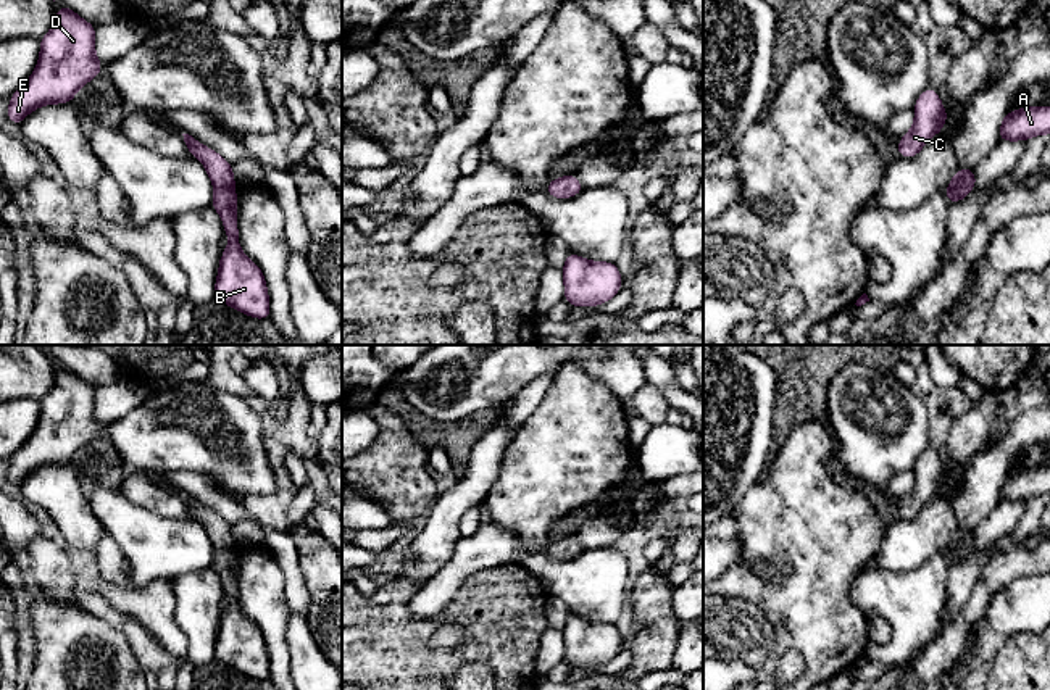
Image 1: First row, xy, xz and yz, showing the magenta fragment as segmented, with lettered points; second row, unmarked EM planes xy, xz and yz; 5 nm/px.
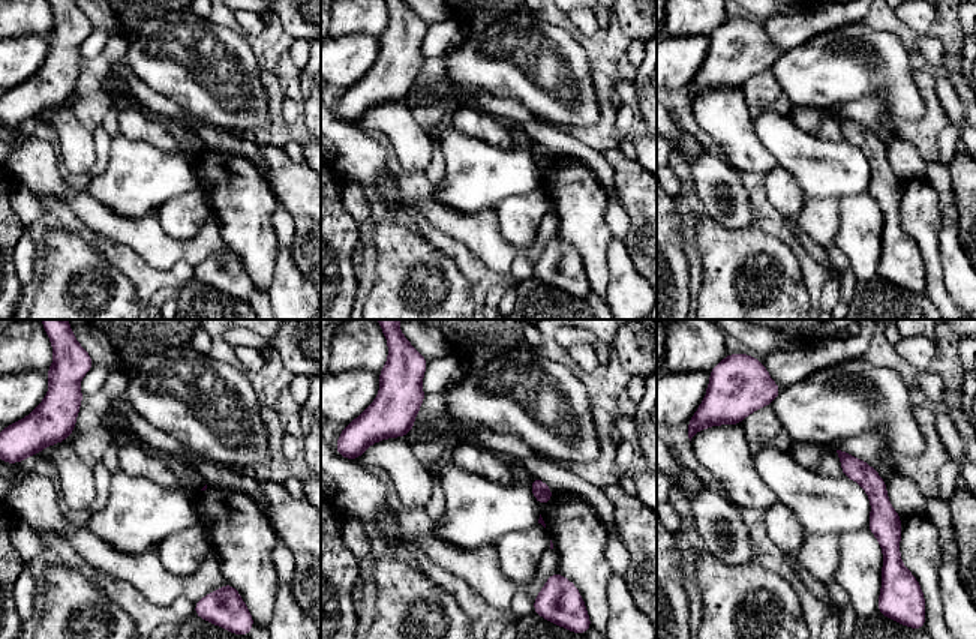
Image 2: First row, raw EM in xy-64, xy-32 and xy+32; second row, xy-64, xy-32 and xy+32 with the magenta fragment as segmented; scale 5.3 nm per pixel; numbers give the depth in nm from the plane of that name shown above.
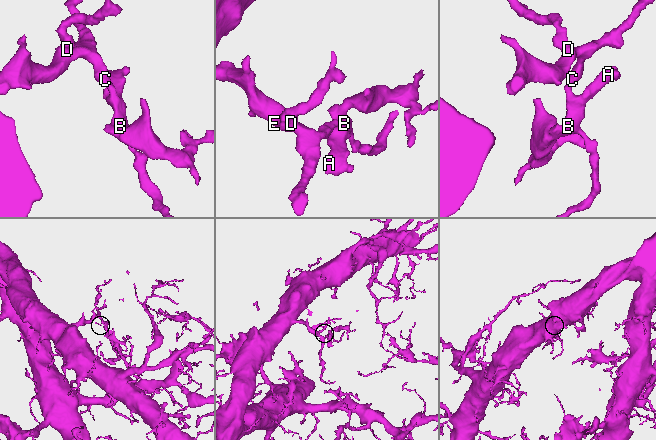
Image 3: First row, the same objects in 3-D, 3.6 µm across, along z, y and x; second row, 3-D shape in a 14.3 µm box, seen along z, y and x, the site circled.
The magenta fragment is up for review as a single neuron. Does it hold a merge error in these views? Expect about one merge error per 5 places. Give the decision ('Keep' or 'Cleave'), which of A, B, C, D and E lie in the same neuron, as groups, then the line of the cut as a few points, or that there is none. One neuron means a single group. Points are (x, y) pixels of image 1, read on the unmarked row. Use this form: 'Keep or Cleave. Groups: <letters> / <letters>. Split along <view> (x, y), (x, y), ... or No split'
Keep. Groups: A B C D E. No split

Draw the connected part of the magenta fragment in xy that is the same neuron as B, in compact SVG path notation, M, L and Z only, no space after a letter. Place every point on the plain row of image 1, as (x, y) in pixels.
M182 497L187 514L203 524L213 543L215 555L210 567L219 574L224 595L229 598L229 606L219 621L215 661L250 679L269 680L271 669L265 637L258 626L242 614L239 606L237 558L231 524L192 497Z

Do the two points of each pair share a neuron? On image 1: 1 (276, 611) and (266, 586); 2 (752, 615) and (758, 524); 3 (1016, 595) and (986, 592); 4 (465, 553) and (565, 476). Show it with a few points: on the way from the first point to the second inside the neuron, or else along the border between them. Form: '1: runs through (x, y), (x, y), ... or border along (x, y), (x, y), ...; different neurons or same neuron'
1: runs through (270, 605), (266, 592); same neuron
2: border along (720, 595), (754, 602), (774, 635); different neurons
3: border along (1029, 577), (1015, 577), (1000, 587), (983, 618); different neurons
4: border along (491, 519), (499, 526), (512, 529), (531, 548); different neurons

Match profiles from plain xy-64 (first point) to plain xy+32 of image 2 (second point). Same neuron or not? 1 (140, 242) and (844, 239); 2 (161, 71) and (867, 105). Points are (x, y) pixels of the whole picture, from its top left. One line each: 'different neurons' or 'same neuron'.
1: different neurons
2: different neurons

